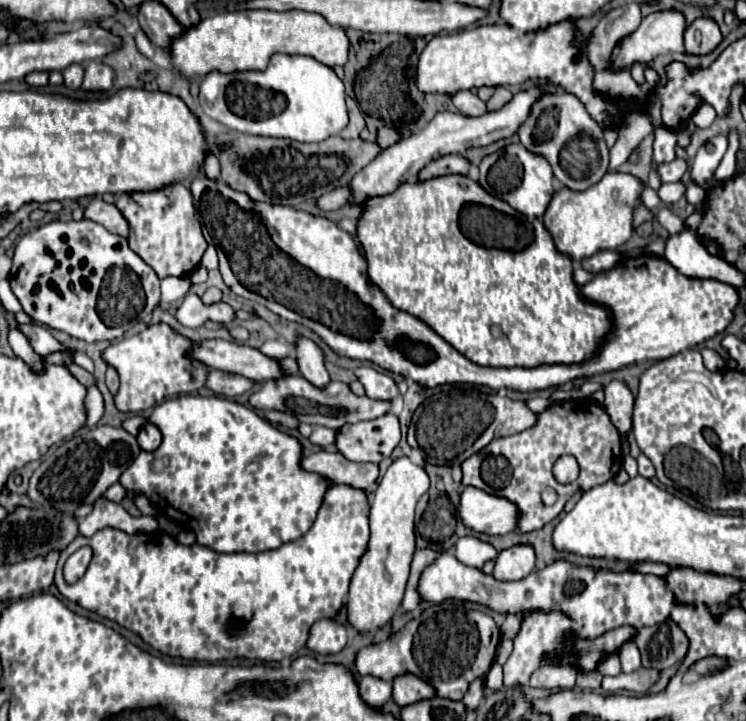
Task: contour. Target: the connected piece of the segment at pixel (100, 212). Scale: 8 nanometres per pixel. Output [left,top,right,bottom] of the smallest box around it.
[85,199,129,237]

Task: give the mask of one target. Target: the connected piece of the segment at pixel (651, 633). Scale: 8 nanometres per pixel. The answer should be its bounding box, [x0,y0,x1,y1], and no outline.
[633,619,689,671]

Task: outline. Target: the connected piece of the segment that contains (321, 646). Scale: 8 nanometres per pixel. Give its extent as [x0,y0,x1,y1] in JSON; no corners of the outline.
[307,621,347,653]

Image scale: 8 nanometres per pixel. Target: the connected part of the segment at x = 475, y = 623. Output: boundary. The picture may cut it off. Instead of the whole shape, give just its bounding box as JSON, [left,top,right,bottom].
[355,601,499,701]

